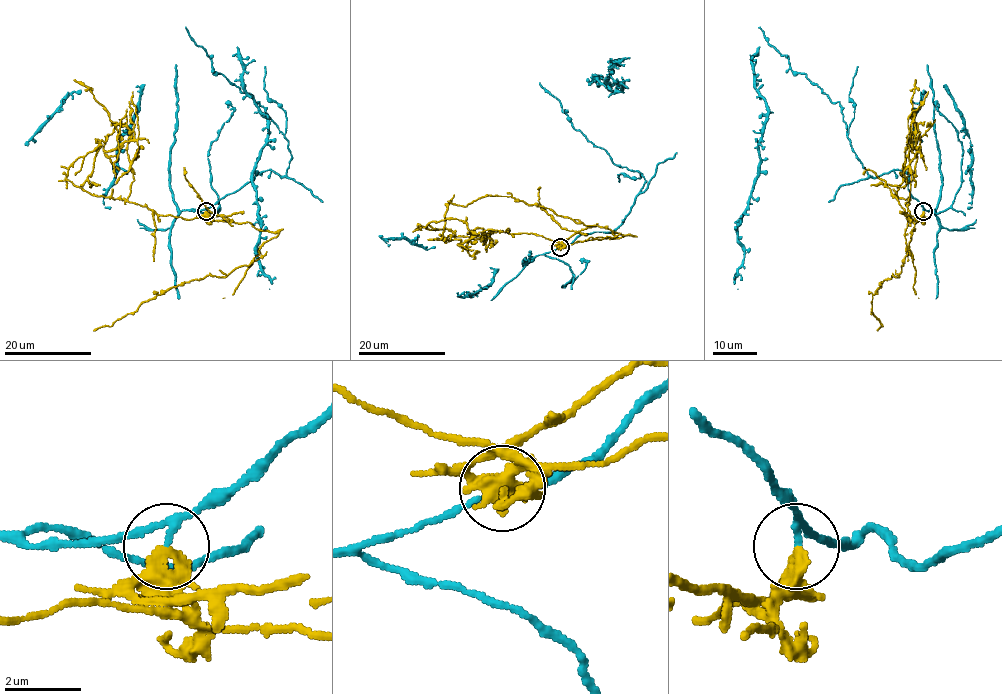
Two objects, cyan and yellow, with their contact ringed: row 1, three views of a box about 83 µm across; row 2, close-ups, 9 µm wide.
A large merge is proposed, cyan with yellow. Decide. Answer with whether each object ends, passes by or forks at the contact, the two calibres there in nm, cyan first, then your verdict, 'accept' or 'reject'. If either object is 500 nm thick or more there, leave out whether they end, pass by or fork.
cyan passes by; yellow passes by; 160 nm thick on the cyan side, 280 nm on the other; reject

